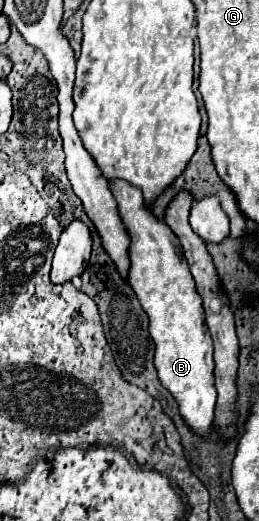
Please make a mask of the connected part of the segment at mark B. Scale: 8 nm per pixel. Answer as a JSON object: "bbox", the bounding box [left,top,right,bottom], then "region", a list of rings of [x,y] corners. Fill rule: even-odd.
{"bbox":[108,180,216,436],"region":[[[108,180],[108,186],[118,202],[118,214],[126,232],[132,238],[128,248],[128,282],[150,316],[150,336],[156,344],[154,366],[158,370],[158,378],[178,400],[180,414],[186,424],[204,436],[210,432],[216,406],[212,338],[204,322],[202,300],[194,288],[194,278],[184,260],[182,246],[168,224],[152,214],[140,188],[124,180]]]}

